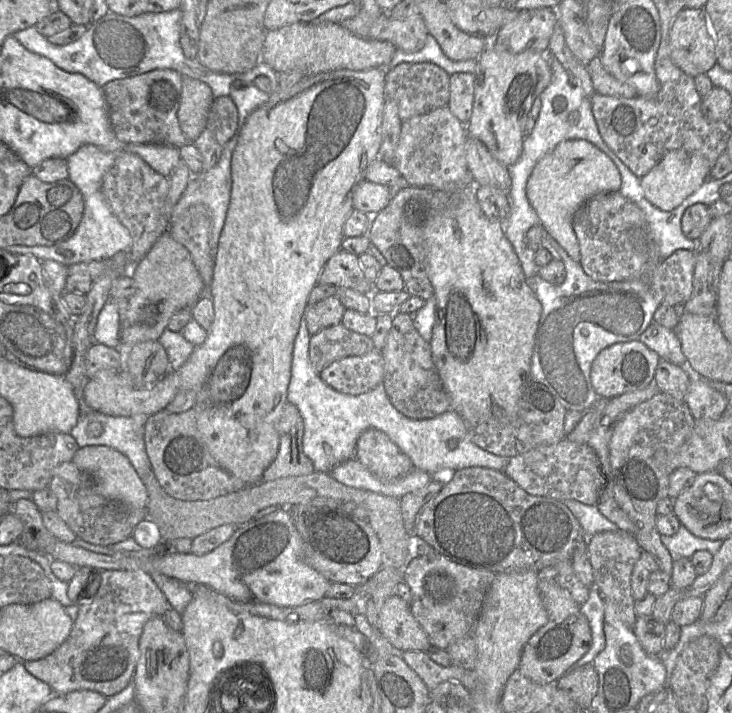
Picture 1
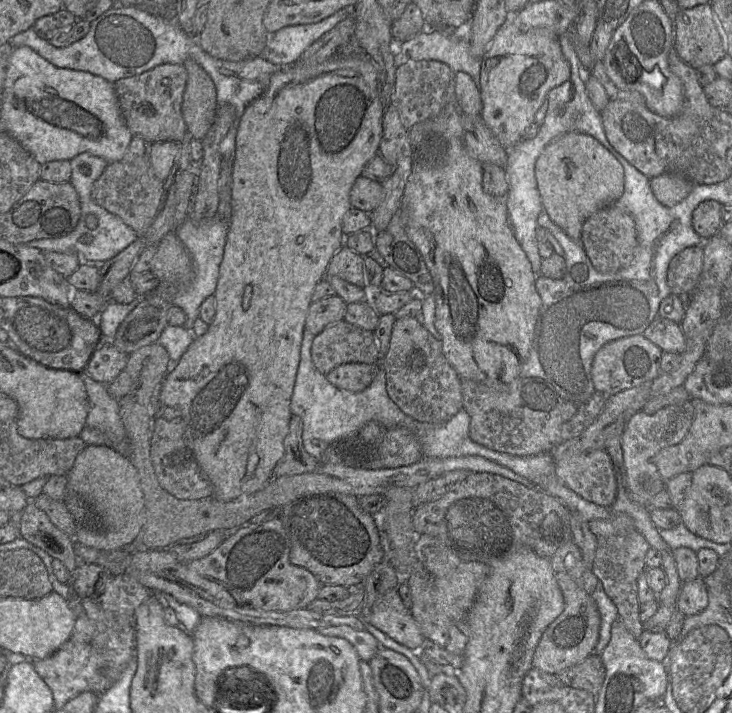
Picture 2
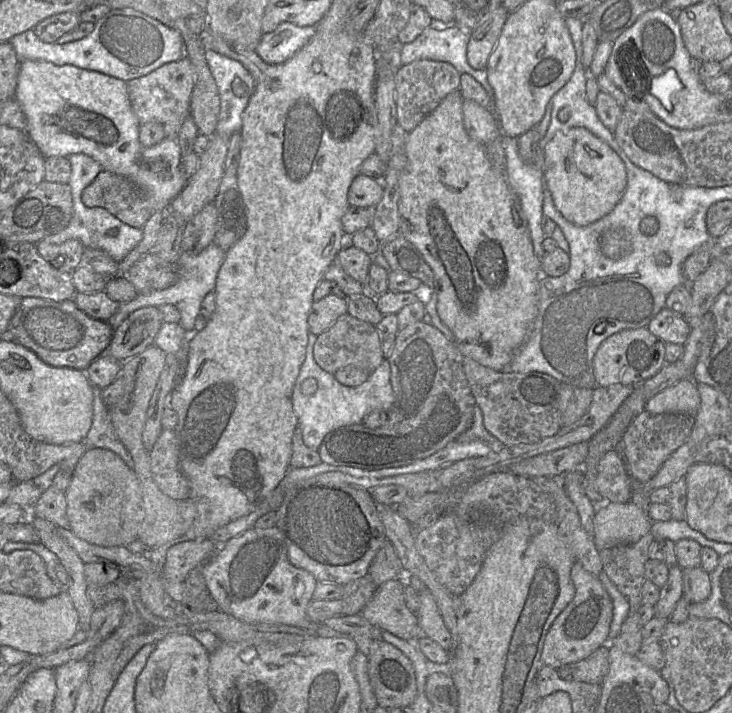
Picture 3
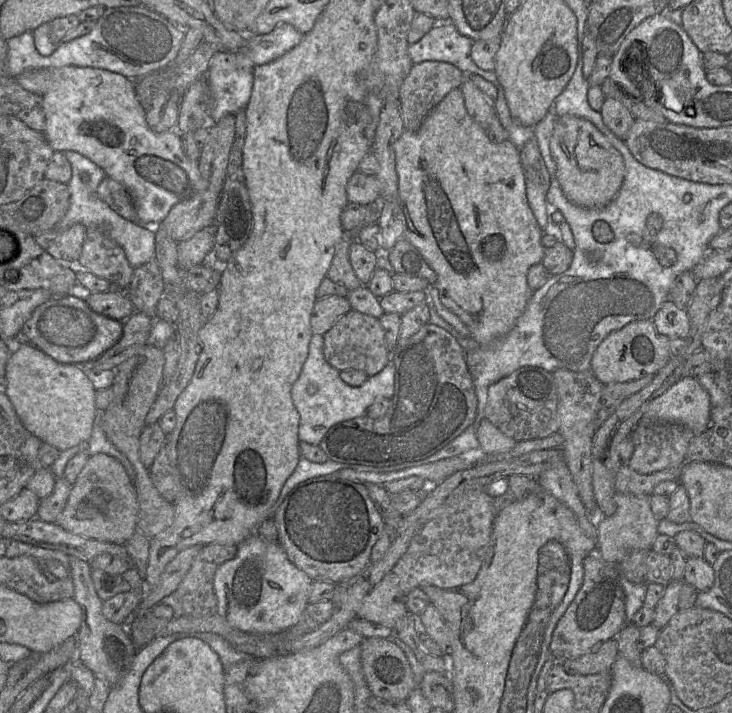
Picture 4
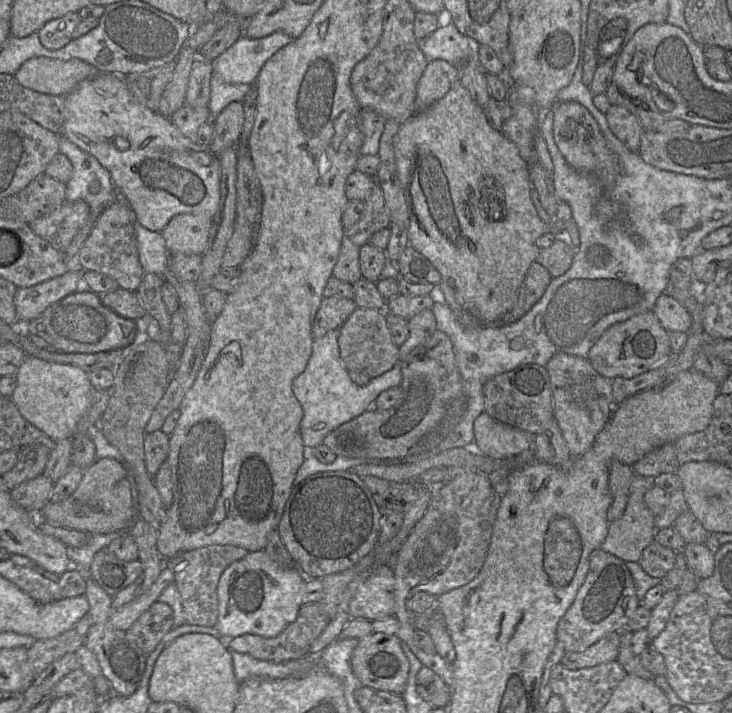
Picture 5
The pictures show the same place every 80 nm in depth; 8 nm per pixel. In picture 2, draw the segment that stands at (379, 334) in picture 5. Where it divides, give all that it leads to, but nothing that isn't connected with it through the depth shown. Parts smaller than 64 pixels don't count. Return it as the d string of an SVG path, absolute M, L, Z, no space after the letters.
M341 320L315 335L311 358L317 370L327 375L345 363L379 363L380 352L372 331Z

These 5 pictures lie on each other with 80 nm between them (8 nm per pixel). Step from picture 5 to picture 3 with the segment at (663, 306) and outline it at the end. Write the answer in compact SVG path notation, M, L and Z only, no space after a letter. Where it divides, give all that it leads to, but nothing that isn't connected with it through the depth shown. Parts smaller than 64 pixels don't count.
M662 308L650 321L648 330L658 339L666 343L684 345L689 335L689 324L684 316Z

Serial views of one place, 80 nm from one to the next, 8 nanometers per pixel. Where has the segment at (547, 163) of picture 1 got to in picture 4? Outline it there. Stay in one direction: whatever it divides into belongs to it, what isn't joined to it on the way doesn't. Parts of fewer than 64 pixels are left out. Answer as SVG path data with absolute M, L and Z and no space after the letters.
M572 115L558 117L550 139L550 153L563 194L577 206L602 208L614 199L623 184L625 164L621 154L586 119Z

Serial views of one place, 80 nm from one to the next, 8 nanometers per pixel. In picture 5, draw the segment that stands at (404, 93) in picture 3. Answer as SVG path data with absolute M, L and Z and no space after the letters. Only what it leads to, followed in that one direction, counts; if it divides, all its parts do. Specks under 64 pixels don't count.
M445 60L428 62L416 87L415 112L429 108L460 80L458 69Z

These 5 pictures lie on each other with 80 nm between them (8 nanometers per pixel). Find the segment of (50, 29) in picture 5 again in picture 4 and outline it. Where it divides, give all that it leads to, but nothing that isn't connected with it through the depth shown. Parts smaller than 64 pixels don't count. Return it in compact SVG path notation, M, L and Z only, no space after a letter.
M68 15L43 23L33 30L36 49L42 55L52 54L62 43L64 36L80 23L78 15Z

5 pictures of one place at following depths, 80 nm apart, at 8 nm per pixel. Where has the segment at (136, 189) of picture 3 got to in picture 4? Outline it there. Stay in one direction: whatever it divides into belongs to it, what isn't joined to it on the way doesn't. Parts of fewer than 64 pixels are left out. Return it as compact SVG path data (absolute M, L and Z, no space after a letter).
M106 175L98 185L95 194L124 219L138 222L131 195L120 182Z

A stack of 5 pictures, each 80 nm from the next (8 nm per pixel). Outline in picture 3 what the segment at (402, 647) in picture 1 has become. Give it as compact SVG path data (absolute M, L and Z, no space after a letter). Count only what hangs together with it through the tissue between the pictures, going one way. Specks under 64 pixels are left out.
M398 578L378 587L360 614L372 625L401 639L414 641L422 635L416 614L405 604L404 584Z

